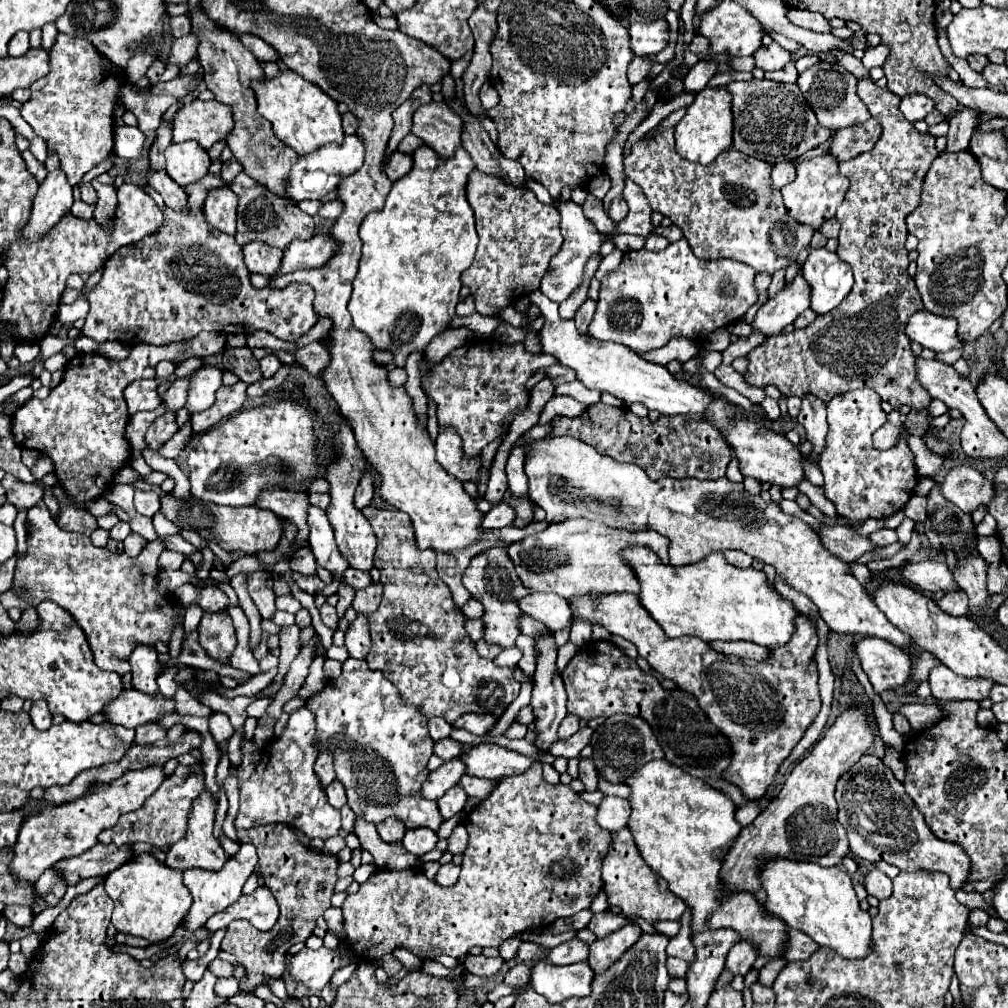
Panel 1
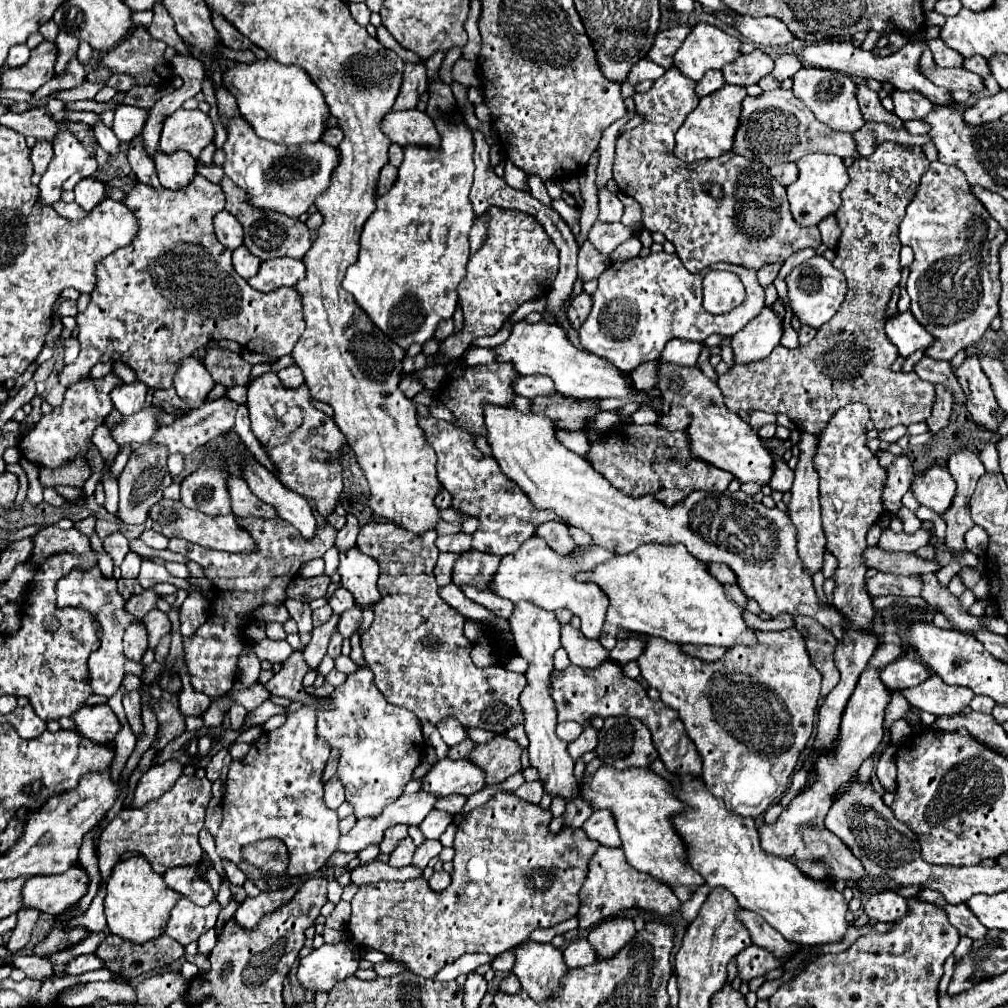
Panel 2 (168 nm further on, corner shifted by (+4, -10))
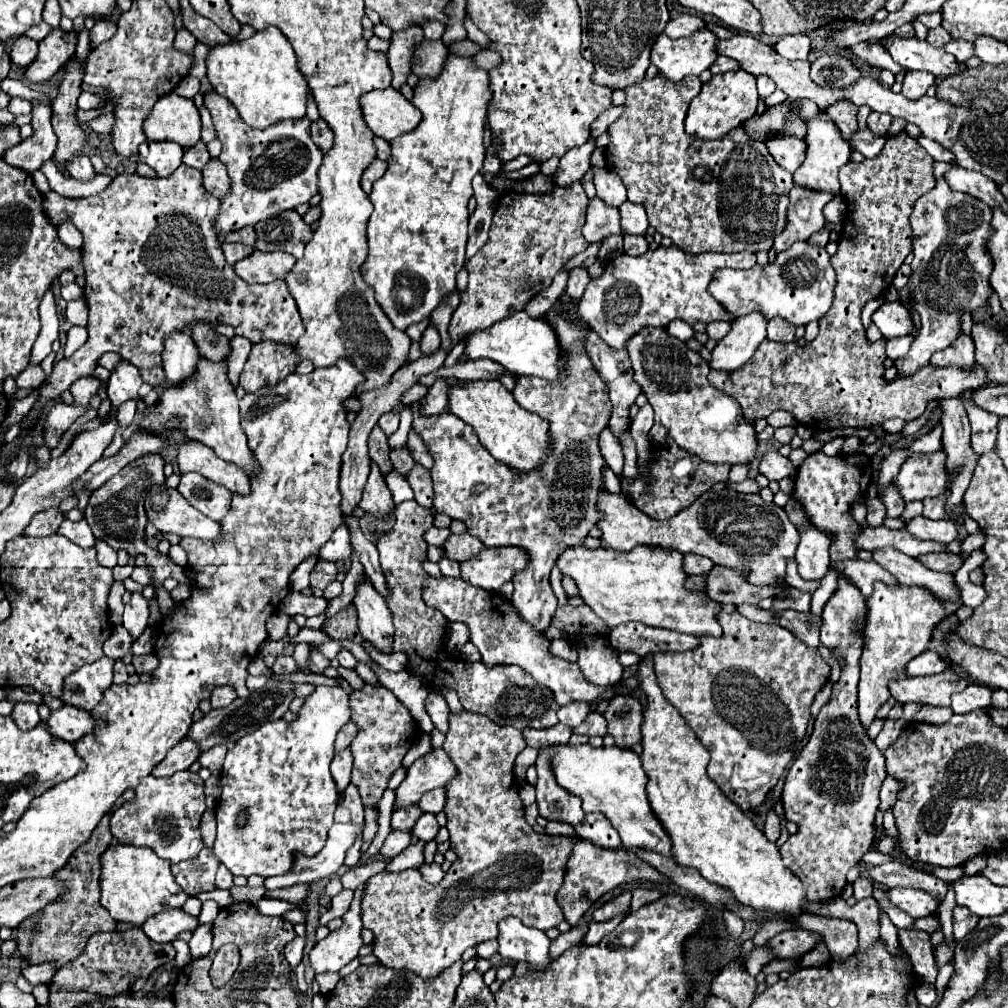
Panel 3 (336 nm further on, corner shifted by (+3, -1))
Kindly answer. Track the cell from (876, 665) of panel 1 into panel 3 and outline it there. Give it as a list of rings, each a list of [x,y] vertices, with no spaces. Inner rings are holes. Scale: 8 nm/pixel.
[[[926,650],[908,662],[906,676],[930,676],[930,674],[942,672],[944,668],[946,668],[946,662],[936,652]]]

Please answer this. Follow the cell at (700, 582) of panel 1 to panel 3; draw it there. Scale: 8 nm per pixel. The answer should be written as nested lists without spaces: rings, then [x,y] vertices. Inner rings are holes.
[[[640,544],[640,546],[632,548],[630,552],[618,552],[618,550],[612,550],[606,546],[600,546],[596,550],[590,550],[584,546],[574,546],[574,548],[566,548],[558,556],[556,564],[562,570],[562,574],[568,574],[576,580],[582,600],[608,624],[610,630],[624,622],[642,622],[651,627],[668,628],[668,630],[692,634],[698,638],[724,636],[722,626],[718,622],[718,614],[722,610],[720,604],[716,600],[712,600],[706,592],[686,590],[686,580],[690,576],[684,572],[682,560],[684,560],[682,552],[678,552],[674,548],[660,548],[660,546],[642,546]]]

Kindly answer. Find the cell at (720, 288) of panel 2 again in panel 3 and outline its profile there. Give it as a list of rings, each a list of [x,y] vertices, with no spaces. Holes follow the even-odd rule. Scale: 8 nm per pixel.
[[[796,242],[786,252],[780,252],[766,268],[750,268],[750,270],[734,270],[720,268],[714,272],[712,282],[708,284],[708,292],[730,312],[736,316],[750,314],[754,310],[762,312],[768,320],[774,316],[782,316],[792,324],[808,324],[812,320],[820,320],[834,300],[836,288],[836,272],[830,266],[830,256],[824,248],[810,246],[806,242]]]

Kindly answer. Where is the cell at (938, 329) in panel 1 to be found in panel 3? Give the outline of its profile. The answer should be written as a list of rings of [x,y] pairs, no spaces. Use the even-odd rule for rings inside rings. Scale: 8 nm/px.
[[[886,302],[874,314],[872,322],[880,328],[884,338],[898,338],[908,336],[914,330],[914,322],[910,312],[900,302]]]

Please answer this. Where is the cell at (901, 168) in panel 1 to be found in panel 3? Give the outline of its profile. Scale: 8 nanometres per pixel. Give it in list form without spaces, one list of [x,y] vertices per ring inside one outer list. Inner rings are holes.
[[[902,130],[886,138],[886,144],[876,158],[866,158],[858,164],[848,162],[840,168],[840,186],[842,196],[846,196],[848,212],[844,218],[844,228],[840,232],[838,252],[832,256],[832,268],[836,270],[836,298],[832,308],[824,314],[824,318],[820,318],[820,334],[812,342],[806,342],[800,352],[784,352],[784,344],[764,340],[752,360],[748,360],[748,364],[744,364],[742,368],[730,372],[712,370],[708,374],[708,382],[714,388],[732,396],[742,406],[744,418],[748,422],[766,418],[774,410],[788,410],[800,424],[808,428],[864,428],[884,424],[890,418],[902,418],[910,422],[926,410],[926,404],[930,400],[954,398],[960,396],[964,390],[976,390],[988,382],[984,370],[978,366],[974,372],[964,372],[960,368],[936,368],[930,364],[920,368],[912,376],[896,376],[888,382],[884,378],[886,338],[868,342],[866,330],[860,322],[862,308],[870,300],[882,298],[888,292],[888,288],[892,286],[892,278],[912,250],[912,230],[908,228],[908,216],[912,212],[914,200],[918,200],[934,186],[932,162],[932,156],[928,156],[928,152],[924,152],[924,148],[916,140],[912,140],[908,132]]]

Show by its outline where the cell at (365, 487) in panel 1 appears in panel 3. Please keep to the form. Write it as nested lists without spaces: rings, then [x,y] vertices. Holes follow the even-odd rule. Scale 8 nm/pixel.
[[[342,524],[330,536],[328,544],[324,544],[324,548],[320,548],[320,560],[338,562],[338,560],[348,560],[350,554],[352,554],[352,548],[350,548],[350,532]]]

